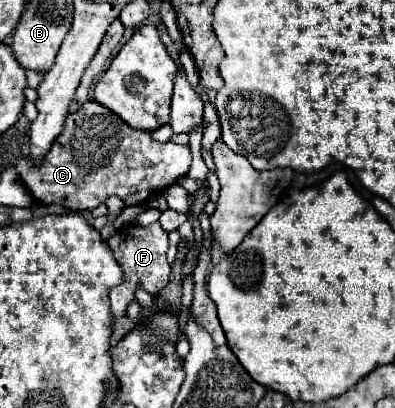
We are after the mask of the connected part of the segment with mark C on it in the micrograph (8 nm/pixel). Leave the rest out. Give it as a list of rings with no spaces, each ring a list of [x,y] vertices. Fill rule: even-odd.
[[[88,100],[82,104],[82,108],[74,114],[68,114],[62,134],[52,144],[50,152],[42,160],[40,166],[30,166],[30,160],[22,158],[16,164],[16,170],[26,184],[32,198],[44,206],[50,204],[62,204],[70,210],[94,210],[96,206],[104,204],[108,196],[118,196],[124,206],[136,206],[146,202],[152,194],[162,192],[170,184],[174,184],[180,176],[188,174],[190,170],[190,148],[180,146],[174,142],[156,142],[150,132],[146,130],[134,130],[126,122],[122,122],[112,110],[104,108],[102,104]]]

